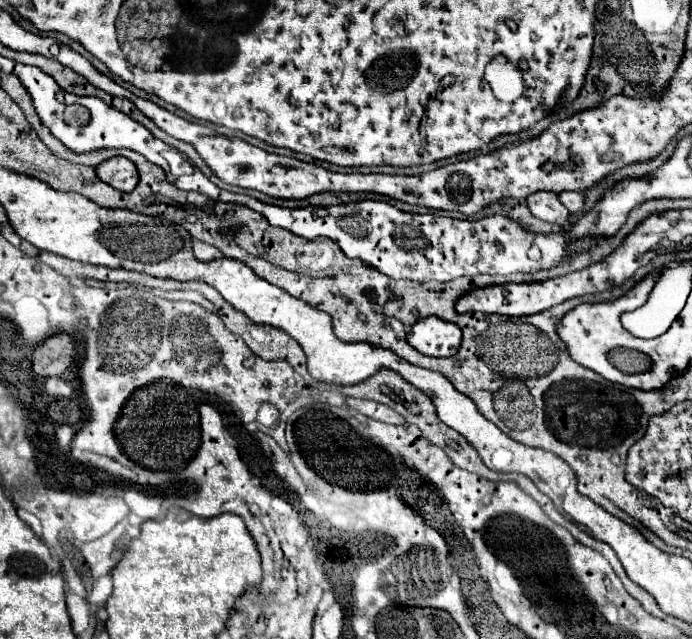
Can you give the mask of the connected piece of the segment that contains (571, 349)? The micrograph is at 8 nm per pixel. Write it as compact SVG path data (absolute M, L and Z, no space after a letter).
M620 298L616 300L608 300L608 302L594 302L594 304L578 304L576 308L572 308L560 322L558 322L558 336L560 340L566 344L568 356L582 364L584 368L590 368L594 372L598 372L600 376L604 376L610 382L618 382L622 386L630 386L630 388L640 388L640 390L656 390L656 366L652 366L648 372L644 374L622 374L620 370L616 370L608 358L606 352L612 348L634 348L638 352L644 352L650 356L650 360L656 364L656 338L652 340L640 340L634 338L632 334L628 334L622 324L620 324Z

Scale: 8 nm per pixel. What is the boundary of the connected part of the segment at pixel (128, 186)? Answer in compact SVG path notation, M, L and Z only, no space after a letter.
M110 158L96 166L96 174L102 182L120 192L132 192L138 184L138 170L128 158Z

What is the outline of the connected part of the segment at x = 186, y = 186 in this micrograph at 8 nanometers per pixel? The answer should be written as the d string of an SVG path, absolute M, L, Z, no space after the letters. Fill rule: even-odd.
M164 166L164 170L166 170L168 180L170 180L176 188L180 188L180 190L194 190L194 192L206 194L206 196L212 198L212 200L228 202L228 192L226 192L226 190L220 190L218 186L214 186L198 168L194 168L194 174L192 174L192 176L180 176L180 178L176 178L176 180L172 178L168 166Z

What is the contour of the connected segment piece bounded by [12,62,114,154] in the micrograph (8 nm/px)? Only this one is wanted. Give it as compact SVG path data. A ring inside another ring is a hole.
M12 62L12 70L22 74L20 82L22 82L22 86L26 88L26 92L30 94L32 104L34 104L36 114L40 116L42 124L48 126L48 130L50 130L66 148L70 148L72 152L78 152L78 154L82 154L82 152L92 152L92 150L100 150L100 148L108 148L108 110L114 110L114 108L110 108L108 104L104 104L104 102L102 102L100 98L96 98L96 96L64 94L62 88L54 82L54 78L48 76L48 74L44 74L44 72L42 72L40 68L36 68L36 66L24 66L24 64Z

